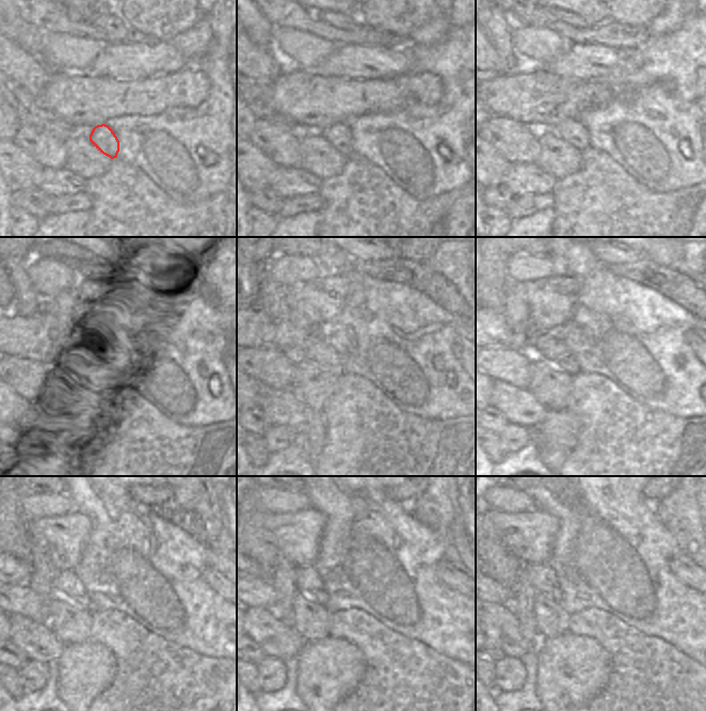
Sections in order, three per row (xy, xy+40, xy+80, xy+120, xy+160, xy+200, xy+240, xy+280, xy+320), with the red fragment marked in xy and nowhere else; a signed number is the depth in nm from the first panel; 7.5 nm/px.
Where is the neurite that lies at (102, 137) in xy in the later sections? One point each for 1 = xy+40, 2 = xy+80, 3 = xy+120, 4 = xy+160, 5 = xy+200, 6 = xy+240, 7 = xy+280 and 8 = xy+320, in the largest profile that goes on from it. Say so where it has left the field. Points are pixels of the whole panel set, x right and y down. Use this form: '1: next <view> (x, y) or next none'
1: next xy+40 (339, 135)
2: next xy+80 (572, 130)
3: next xy+120 (87, 361)
4: next xy+160 (316, 351)
5: next xy+200 (548, 347)
6: next xy+240 (66, 584)
7: next xy+280 (307, 581)
8: next xy+320 (542, 577)

